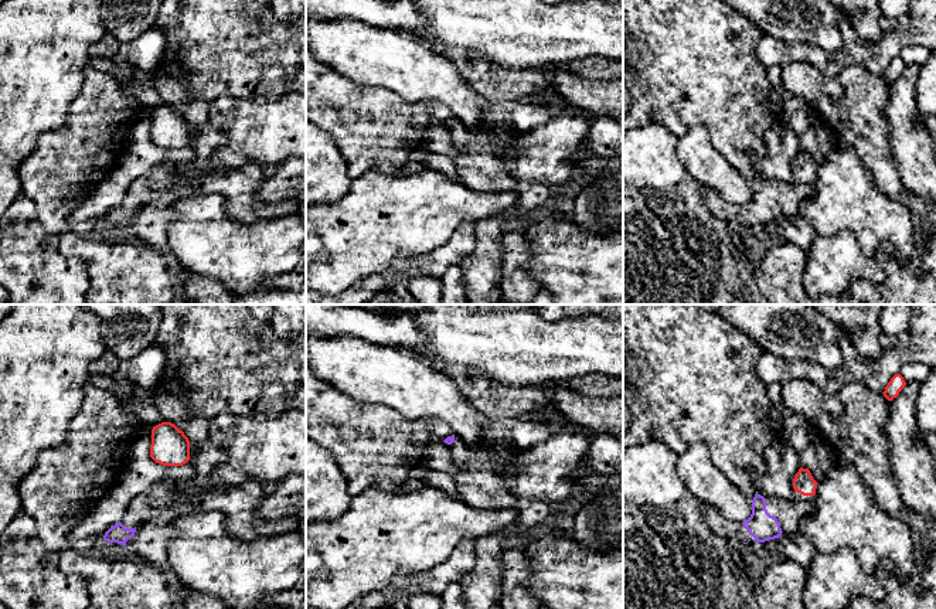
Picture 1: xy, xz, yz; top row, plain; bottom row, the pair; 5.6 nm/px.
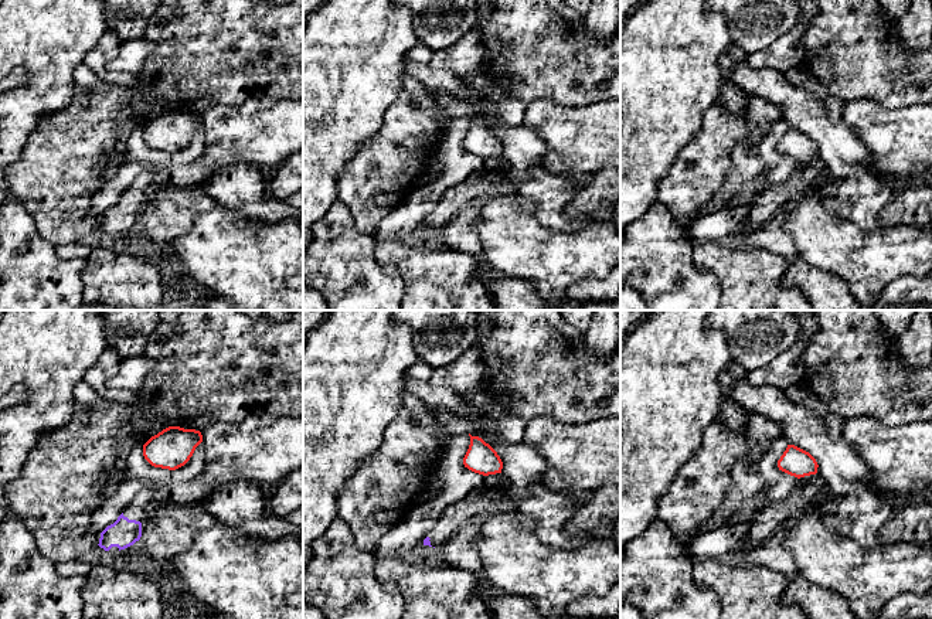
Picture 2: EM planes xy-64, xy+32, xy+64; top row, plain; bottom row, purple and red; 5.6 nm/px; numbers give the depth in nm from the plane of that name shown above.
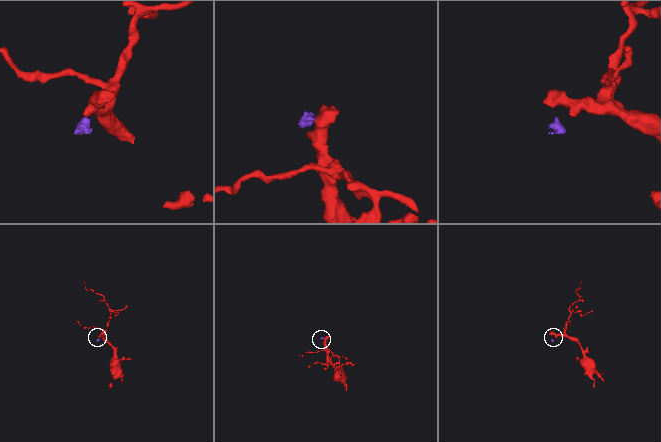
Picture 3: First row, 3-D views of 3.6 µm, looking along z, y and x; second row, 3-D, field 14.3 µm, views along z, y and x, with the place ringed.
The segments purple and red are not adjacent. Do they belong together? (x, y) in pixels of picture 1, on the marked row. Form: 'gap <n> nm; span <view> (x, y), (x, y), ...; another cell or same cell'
gap 170 nm; span yz (765, 499), (793, 487); another cell

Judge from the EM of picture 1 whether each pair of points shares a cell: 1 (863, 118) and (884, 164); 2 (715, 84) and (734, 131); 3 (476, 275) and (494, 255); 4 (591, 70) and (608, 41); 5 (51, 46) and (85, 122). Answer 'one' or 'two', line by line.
1: one
2: one
3: one
4: two
5: two

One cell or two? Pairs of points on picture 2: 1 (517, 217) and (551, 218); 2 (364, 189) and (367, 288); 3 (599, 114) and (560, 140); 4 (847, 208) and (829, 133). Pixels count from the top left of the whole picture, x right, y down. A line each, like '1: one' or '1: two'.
1: two
2: two
3: one
4: one

